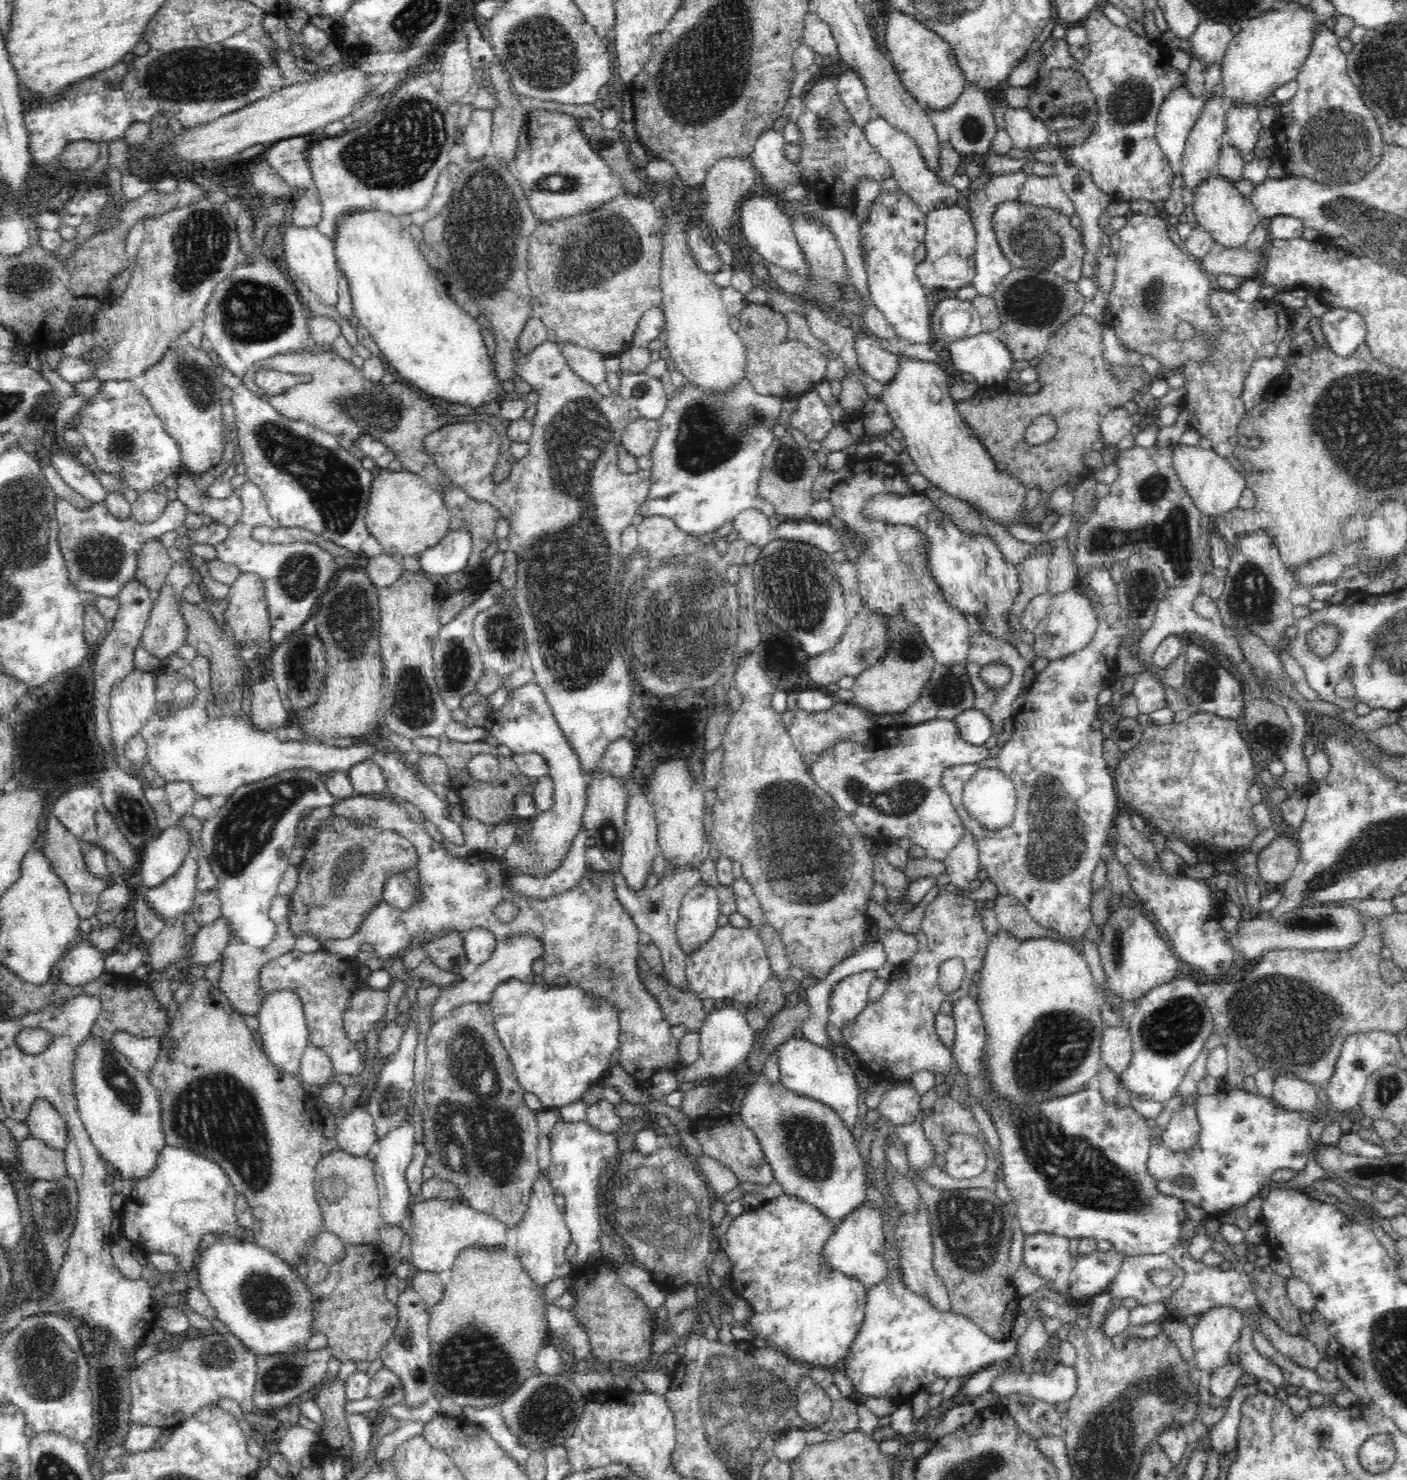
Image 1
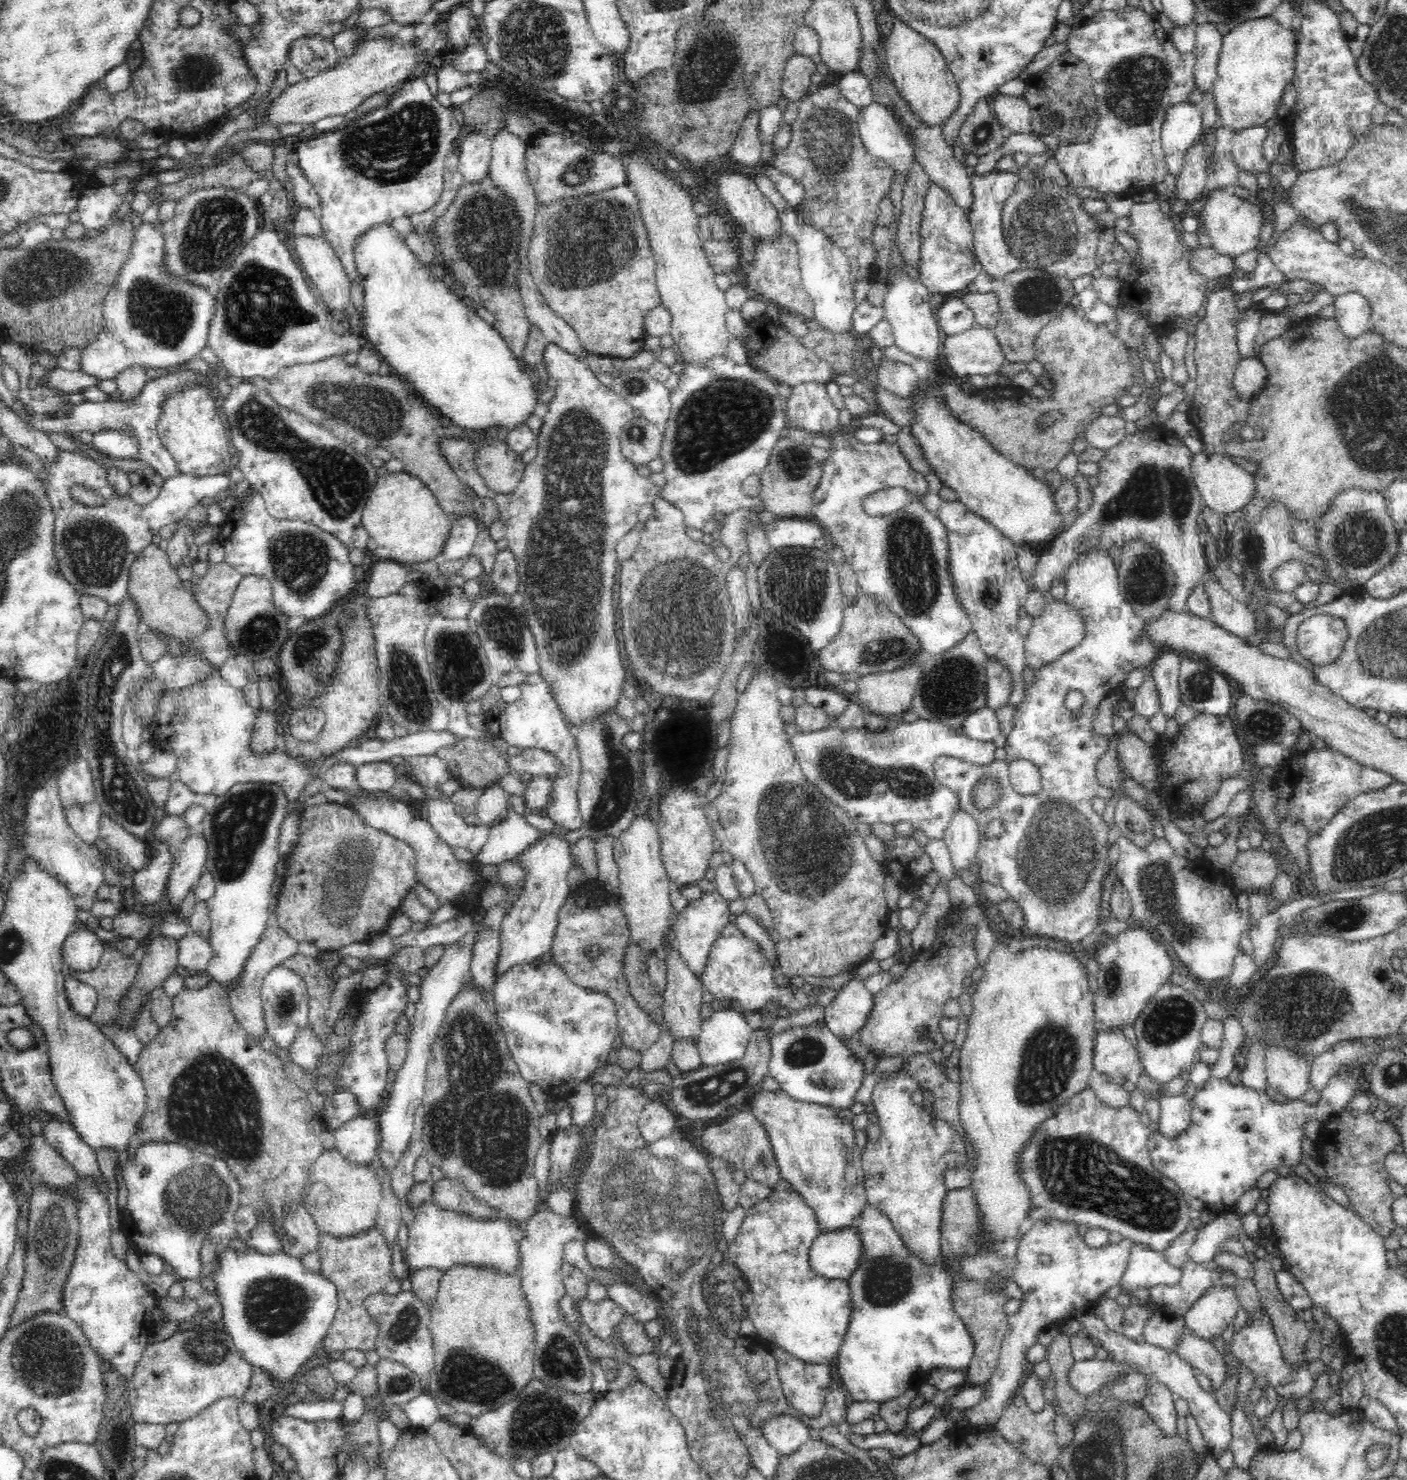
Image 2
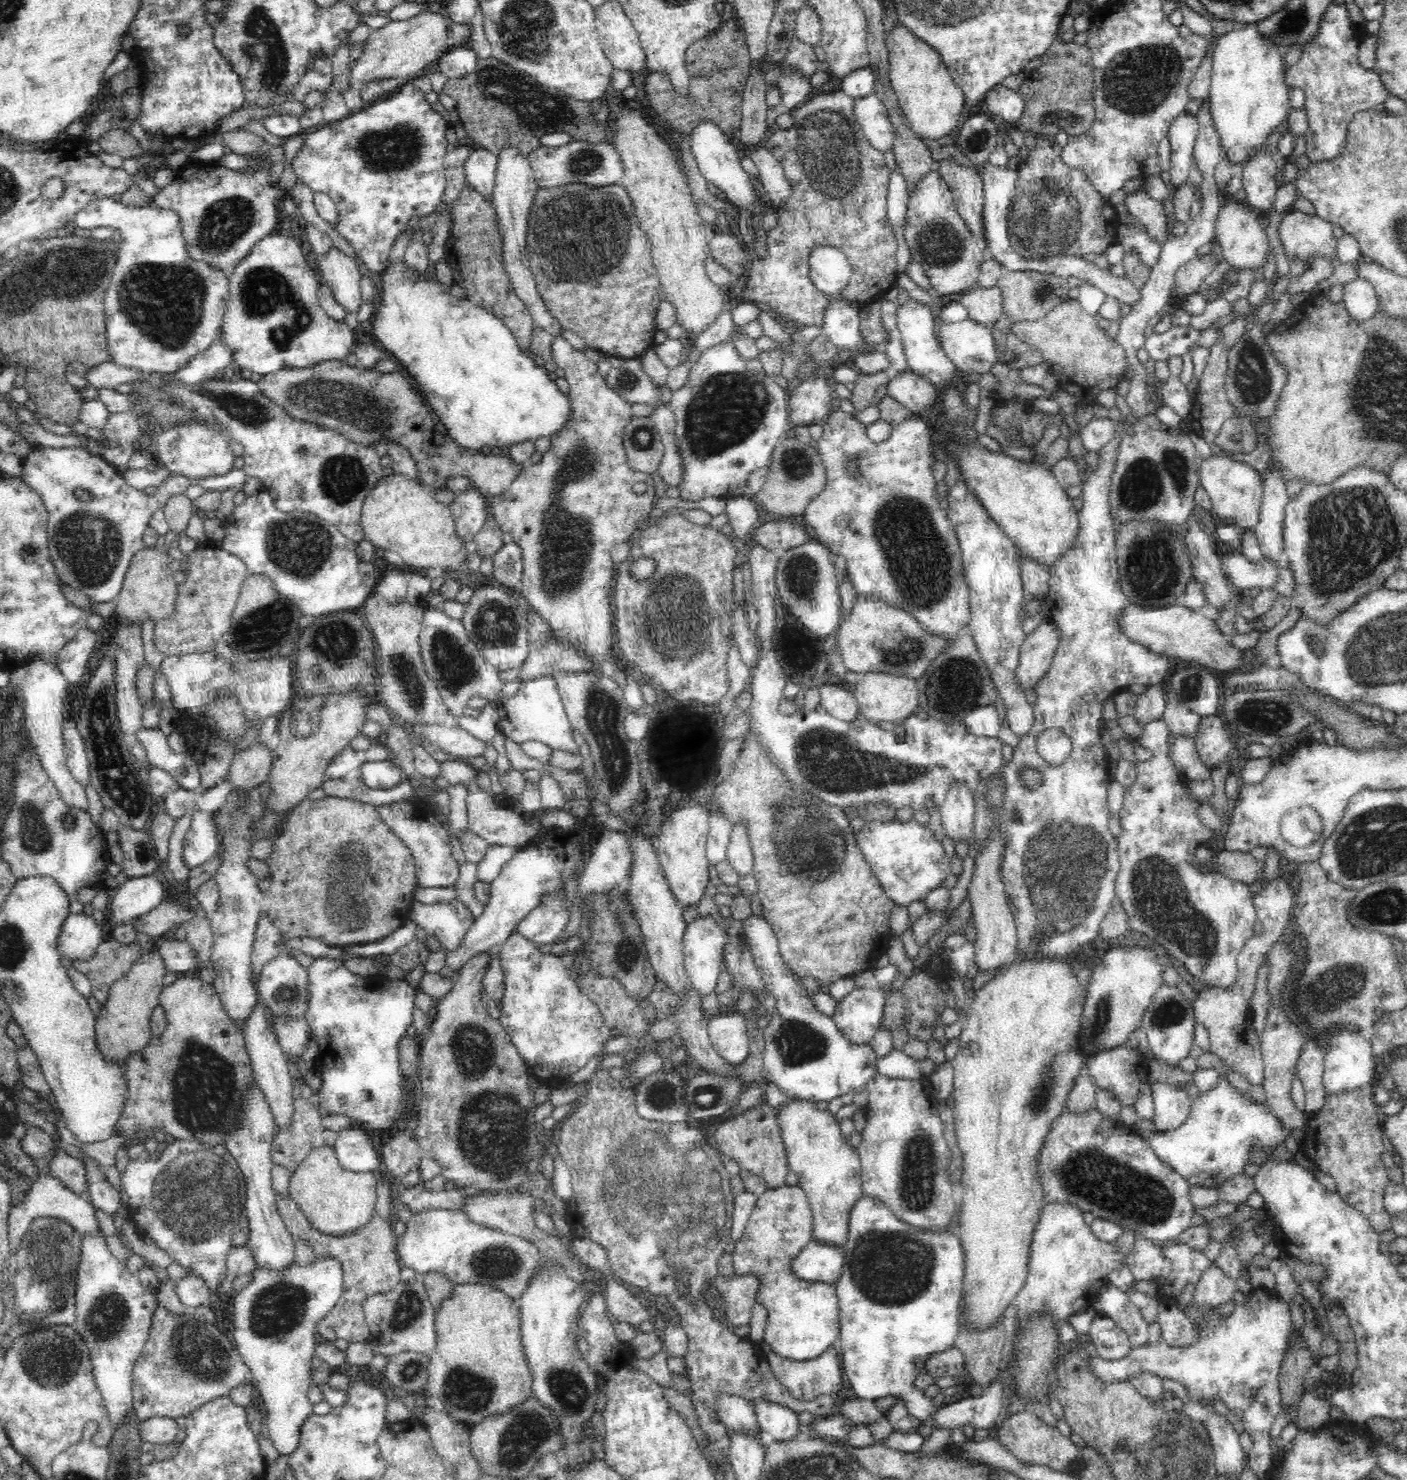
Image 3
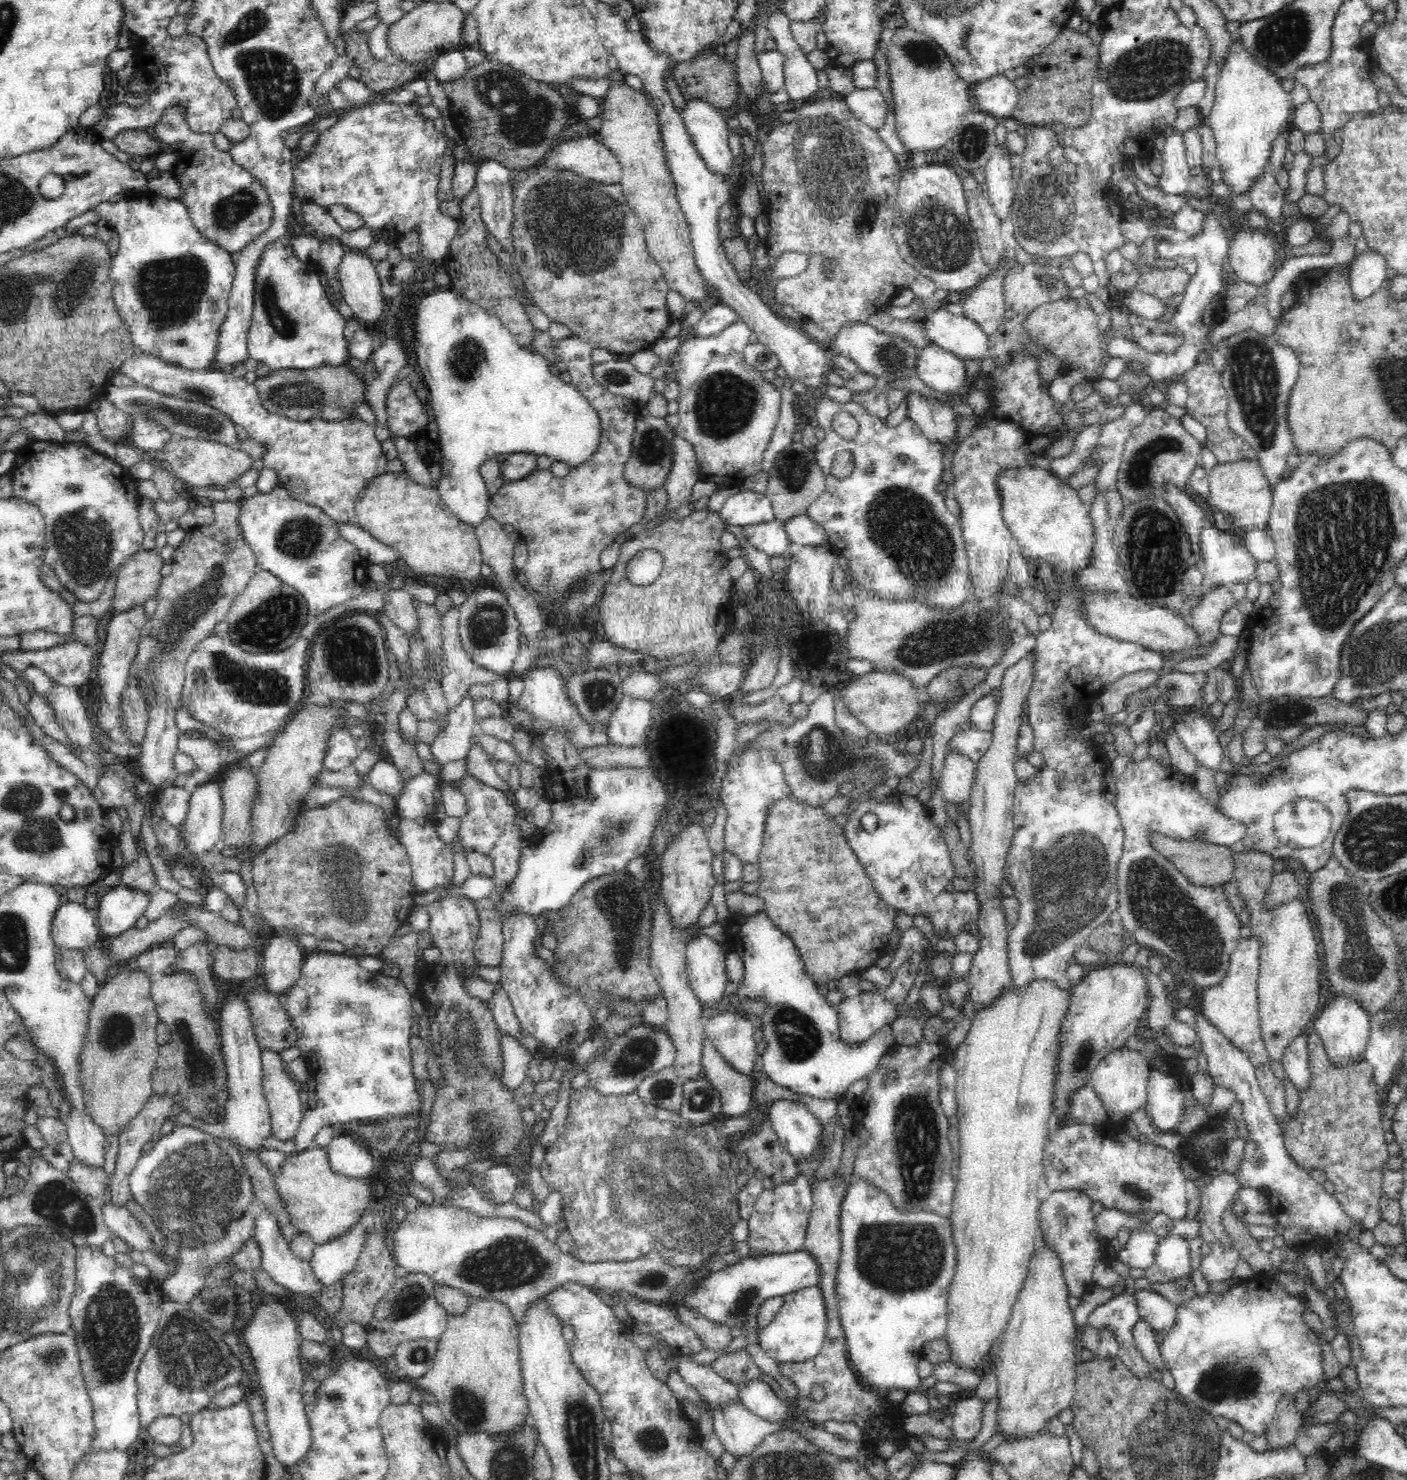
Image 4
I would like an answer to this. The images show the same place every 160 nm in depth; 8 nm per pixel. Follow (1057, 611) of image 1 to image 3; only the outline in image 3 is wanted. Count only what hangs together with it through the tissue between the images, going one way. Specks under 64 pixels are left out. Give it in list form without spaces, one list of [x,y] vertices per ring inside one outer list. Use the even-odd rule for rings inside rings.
[[[1040,616],[1040,624],[1025,636],[1021,644],[1019,665],[1016,668],[1016,681],[1024,689],[1034,688],[1035,684],[1046,674],[1055,656],[1057,632],[1050,616]]]

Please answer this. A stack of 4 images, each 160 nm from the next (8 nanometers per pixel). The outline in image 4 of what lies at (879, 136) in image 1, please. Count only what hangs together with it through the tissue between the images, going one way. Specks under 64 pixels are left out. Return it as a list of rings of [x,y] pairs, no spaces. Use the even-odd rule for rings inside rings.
[[[875,86],[856,88],[842,97],[855,117],[865,122],[870,129],[880,130],[886,124],[887,102]]]

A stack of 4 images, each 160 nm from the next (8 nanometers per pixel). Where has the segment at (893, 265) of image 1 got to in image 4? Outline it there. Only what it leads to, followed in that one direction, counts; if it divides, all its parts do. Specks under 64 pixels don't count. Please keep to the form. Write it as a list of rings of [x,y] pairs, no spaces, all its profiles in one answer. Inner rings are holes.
[[[932,341],[920,349],[916,366],[916,375],[926,386],[946,395],[956,394],[969,376],[961,357],[940,348]]]

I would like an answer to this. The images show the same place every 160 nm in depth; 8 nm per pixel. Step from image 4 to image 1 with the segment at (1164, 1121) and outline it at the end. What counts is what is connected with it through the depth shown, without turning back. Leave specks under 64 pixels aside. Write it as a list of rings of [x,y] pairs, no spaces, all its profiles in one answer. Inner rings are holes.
[[[1189,1100],[1181,1109],[1172,1114],[1168,1129],[1158,1132],[1162,1143],[1174,1151],[1191,1149],[1200,1136],[1200,1127],[1195,1105]]]

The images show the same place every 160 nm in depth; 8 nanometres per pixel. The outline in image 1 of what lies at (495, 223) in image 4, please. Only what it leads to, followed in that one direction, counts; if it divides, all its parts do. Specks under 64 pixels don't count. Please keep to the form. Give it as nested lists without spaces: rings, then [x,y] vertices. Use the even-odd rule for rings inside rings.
[[[474,109],[469,123],[460,133],[459,141],[464,144],[468,160],[473,161],[491,152],[493,111]]]

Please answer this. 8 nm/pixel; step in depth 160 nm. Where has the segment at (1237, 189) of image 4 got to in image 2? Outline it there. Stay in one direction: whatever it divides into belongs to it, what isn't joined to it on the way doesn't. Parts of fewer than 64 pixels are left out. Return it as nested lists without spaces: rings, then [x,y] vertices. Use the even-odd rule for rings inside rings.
[[[1265,16],[1233,26],[1232,30],[1223,36],[1223,46],[1219,56],[1215,81],[1212,86],[1216,109],[1218,109],[1221,126],[1234,131],[1244,131],[1245,128],[1263,125],[1274,118],[1283,97],[1286,85],[1294,76],[1294,55],[1297,48],[1295,32],[1282,26],[1274,17]]]

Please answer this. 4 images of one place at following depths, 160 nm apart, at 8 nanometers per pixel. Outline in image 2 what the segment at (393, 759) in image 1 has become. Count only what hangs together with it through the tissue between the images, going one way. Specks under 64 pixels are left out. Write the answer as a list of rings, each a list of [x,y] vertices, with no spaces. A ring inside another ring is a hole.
[[[402,775],[397,776],[396,783],[407,790],[413,803],[424,807],[428,822],[450,847],[468,849],[475,855],[484,848],[489,835],[489,827],[482,824],[480,826],[468,824],[460,815],[456,815],[452,801],[430,799],[416,781],[412,782]]]

